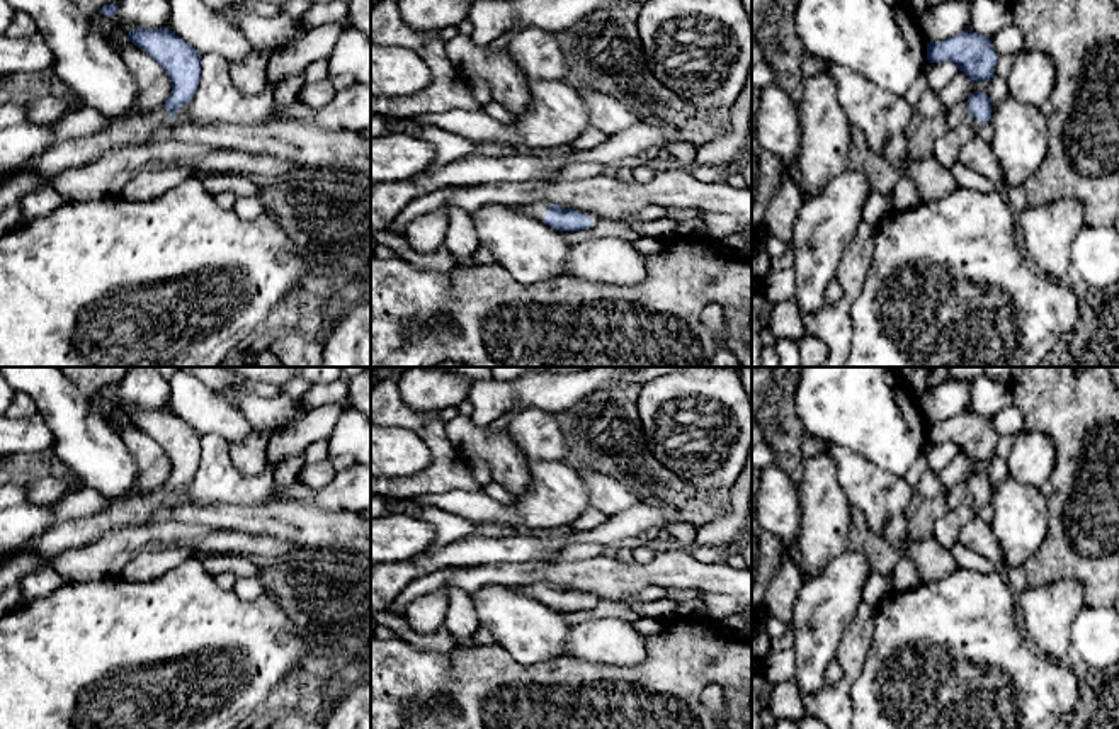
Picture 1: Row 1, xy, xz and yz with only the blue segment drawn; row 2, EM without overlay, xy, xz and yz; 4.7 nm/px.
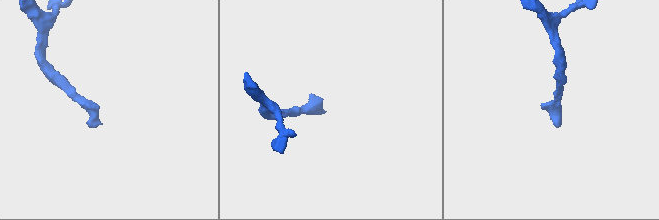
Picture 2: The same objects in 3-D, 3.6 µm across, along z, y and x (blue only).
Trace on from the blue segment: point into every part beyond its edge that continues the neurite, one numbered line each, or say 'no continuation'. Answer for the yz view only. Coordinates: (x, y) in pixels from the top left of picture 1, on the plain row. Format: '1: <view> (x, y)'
1: yz (948, 527)

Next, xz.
1: xz (538, 590)

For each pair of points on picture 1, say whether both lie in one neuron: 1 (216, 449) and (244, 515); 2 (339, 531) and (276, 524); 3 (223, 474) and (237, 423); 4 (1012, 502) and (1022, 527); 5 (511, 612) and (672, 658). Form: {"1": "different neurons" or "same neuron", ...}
{"1": "different neurons", "2": "same neuron", "3": "different neurons", "4": "same neuron", "5": "different neurons"}

